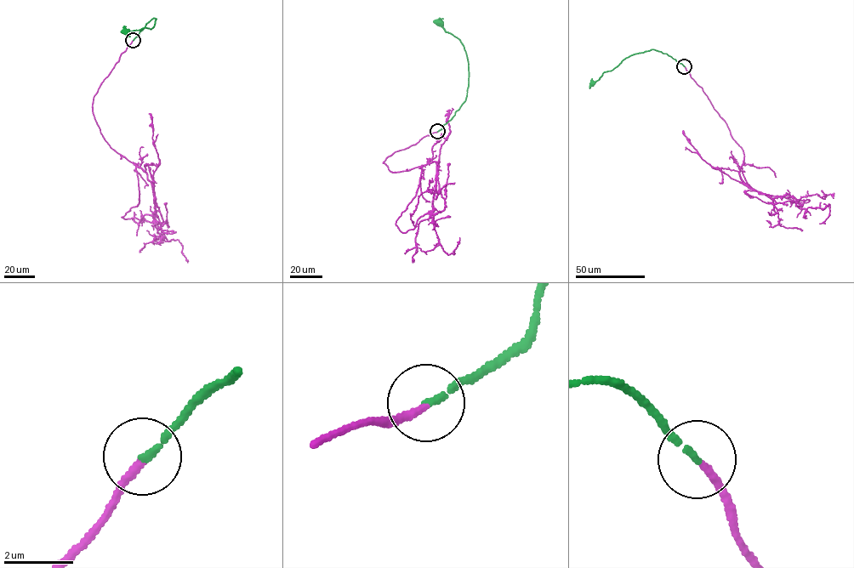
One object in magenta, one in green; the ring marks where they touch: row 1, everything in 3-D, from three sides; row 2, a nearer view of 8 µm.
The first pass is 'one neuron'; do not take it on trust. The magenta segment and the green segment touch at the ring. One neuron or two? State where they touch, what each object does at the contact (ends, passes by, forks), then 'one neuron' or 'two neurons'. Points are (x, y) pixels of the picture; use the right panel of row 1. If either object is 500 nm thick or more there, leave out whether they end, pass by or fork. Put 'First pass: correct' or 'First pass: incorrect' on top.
First pass: correct
at (684, 66); magenta ends there; green ends there; one neuron

